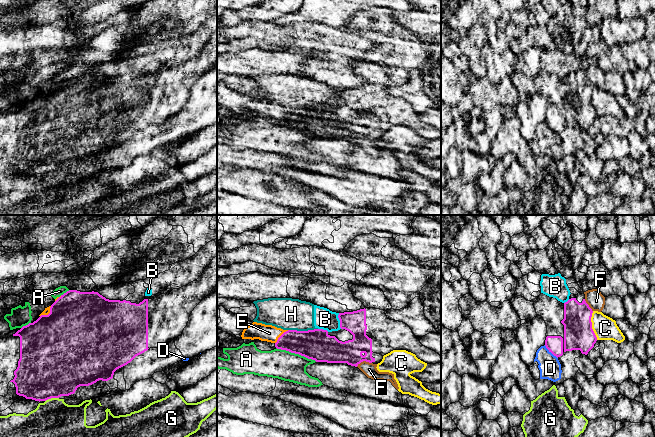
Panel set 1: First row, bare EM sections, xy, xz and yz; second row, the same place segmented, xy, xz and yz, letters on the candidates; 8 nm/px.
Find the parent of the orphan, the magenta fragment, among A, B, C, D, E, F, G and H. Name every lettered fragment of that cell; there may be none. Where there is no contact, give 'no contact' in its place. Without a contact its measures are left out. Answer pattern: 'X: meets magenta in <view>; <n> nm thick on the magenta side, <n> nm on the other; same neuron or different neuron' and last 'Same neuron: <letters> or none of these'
A: meets magenta in xz; 240 nm thick on the magenta side, 240 nm on the other; different neuron
B: meets magenta in xz; 220 nm thick on the magenta side, 160 nm on the other; different neuron
C: meets magenta in yz; 240 nm thick on the magenta side, 190 nm on the other; different neuron
D: meets magenta in yz; 140 nm thick on the magenta side, 180 nm on the other; different neuron
E: meets magenta in xz; 220 nm thick on the magenta side, 140 nm on the other; different neuron
F: meets magenta in xz; 190 nm thick on the magenta side, 110 nm on the other; different neuron
G: meets magenta in xy; 500 nm thick on the magenta side, 300 nm on the other; different neuron
H: meets magenta in xz; 240 nm thick on the magenta side, 260 nm on the other; different neuron
Same neuron: none of these

